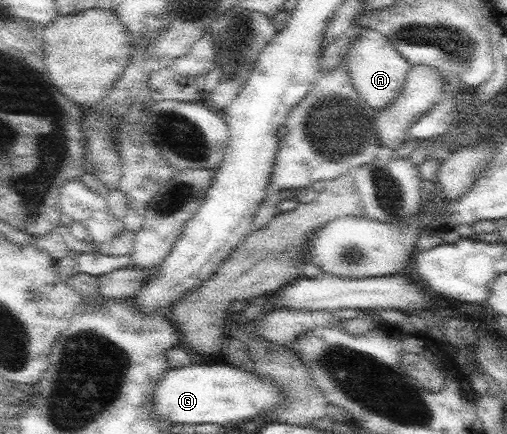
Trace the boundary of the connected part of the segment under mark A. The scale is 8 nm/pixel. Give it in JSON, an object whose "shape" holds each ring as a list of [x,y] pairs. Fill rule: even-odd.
{"shape":[[[367,29],[361,33],[361,36],[353,42],[353,48],[349,48],[344,60],[349,69],[349,77],[353,81],[353,87],[357,89],[361,99],[377,111],[391,108],[391,104],[401,96],[412,68],[384,34],[374,29]]]}

